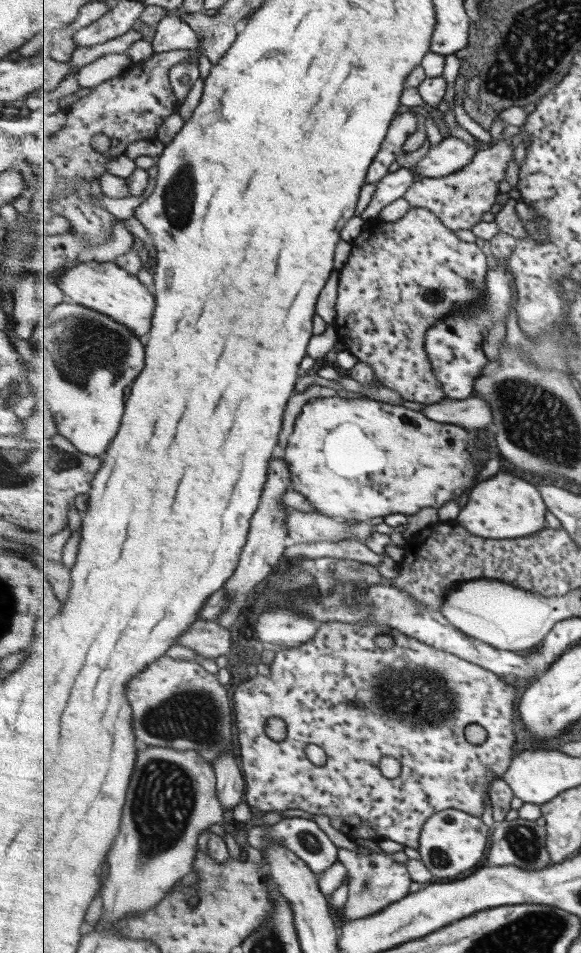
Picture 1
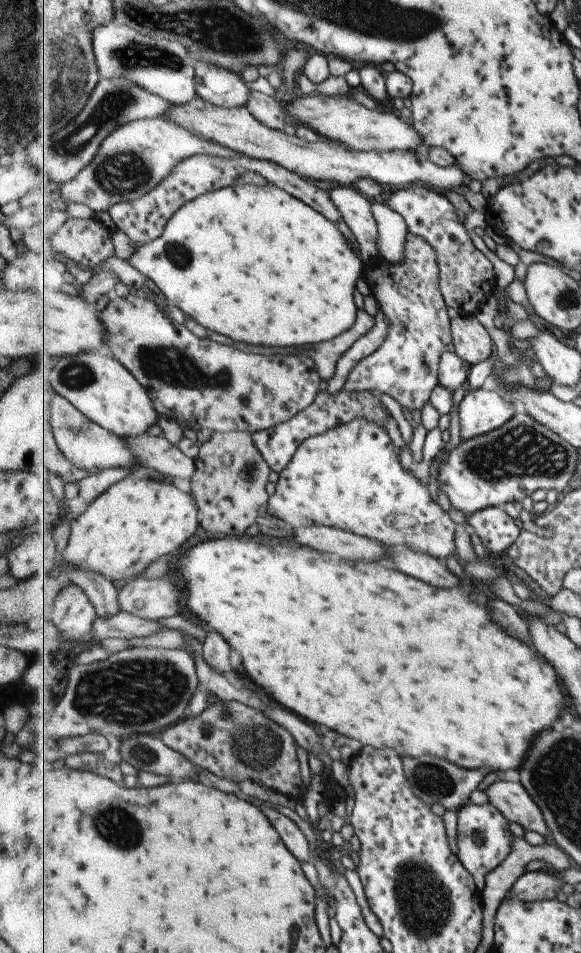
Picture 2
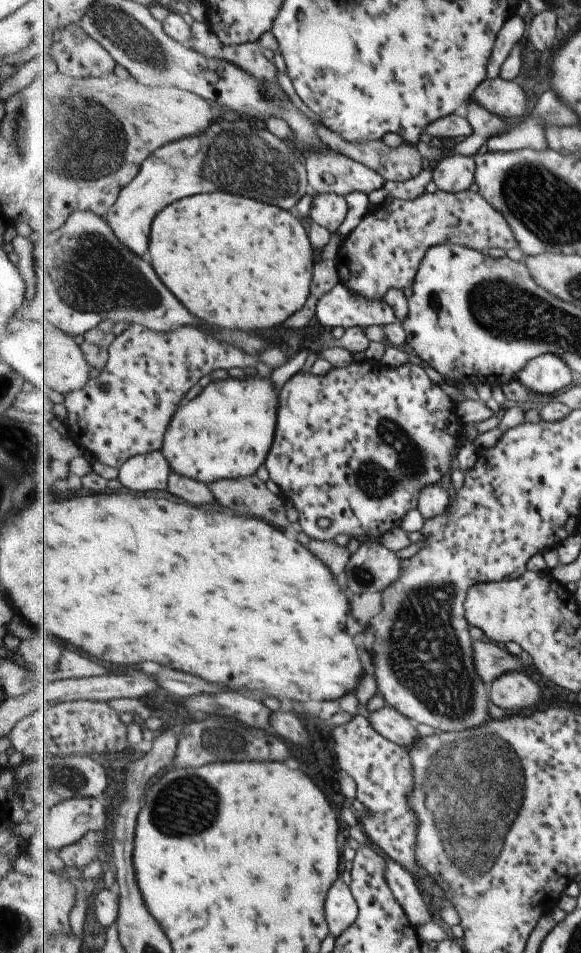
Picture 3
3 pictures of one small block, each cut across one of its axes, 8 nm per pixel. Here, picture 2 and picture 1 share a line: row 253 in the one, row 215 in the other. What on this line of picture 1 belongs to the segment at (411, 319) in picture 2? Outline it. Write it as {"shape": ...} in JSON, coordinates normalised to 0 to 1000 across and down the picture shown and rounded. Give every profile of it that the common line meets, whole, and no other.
{"shape":[[[709,218],[690,231],[632,232],[623,244],[604,254],[604,265],[587,281],[577,343],[583,358],[625,380],[645,388],[647,401],[680,411],[697,420],[726,425],[749,424],[766,417],[762,402],[756,400],[735,366],[737,346],[790,325],[831,321],[840,300],[838,269],[818,255],[783,248],[781,241],[731,218]]]}

